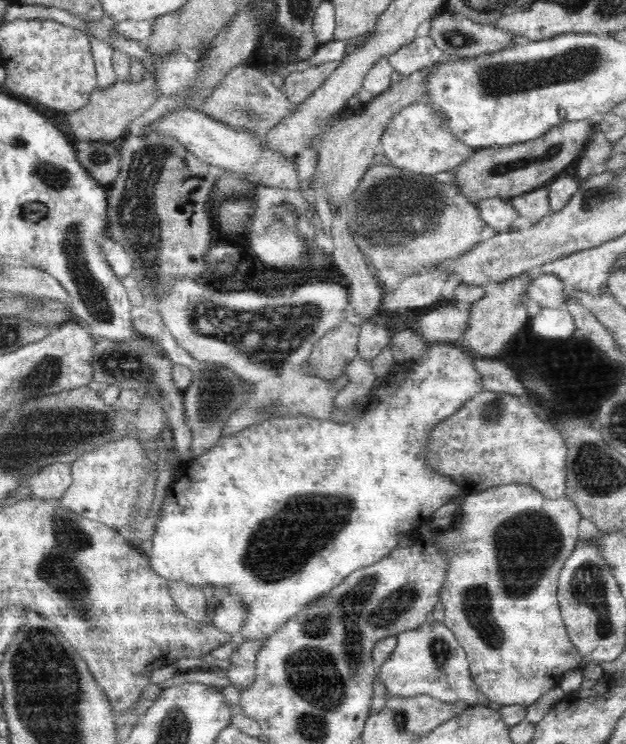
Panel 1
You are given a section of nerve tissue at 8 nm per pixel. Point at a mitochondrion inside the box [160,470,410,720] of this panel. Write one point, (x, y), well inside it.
(279, 548)

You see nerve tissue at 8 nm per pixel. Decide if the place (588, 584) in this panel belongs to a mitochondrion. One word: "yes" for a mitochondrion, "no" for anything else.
yes

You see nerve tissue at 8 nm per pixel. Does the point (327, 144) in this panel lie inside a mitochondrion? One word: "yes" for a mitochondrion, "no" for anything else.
no

